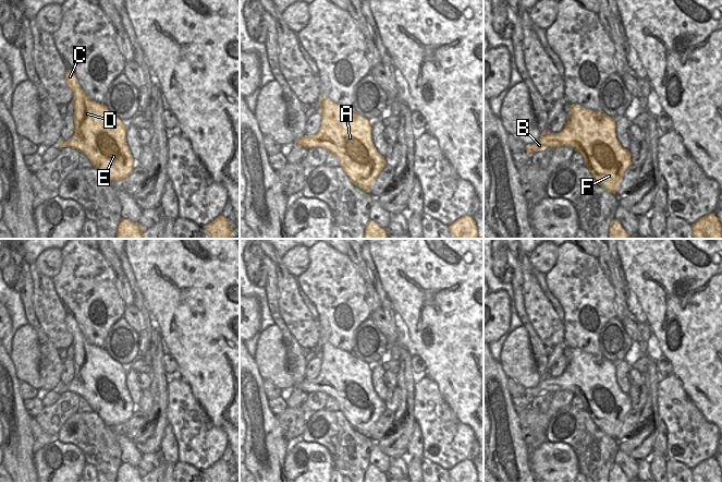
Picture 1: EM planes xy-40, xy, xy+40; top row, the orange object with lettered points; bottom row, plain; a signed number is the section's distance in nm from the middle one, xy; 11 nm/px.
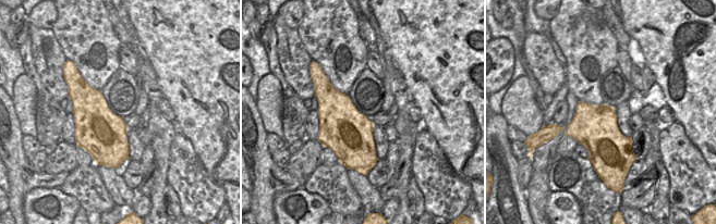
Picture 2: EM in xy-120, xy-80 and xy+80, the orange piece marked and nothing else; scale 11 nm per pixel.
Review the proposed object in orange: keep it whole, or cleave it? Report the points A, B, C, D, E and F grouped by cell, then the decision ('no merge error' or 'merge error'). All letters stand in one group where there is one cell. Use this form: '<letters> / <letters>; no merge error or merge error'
A B C D E F; no merge error

